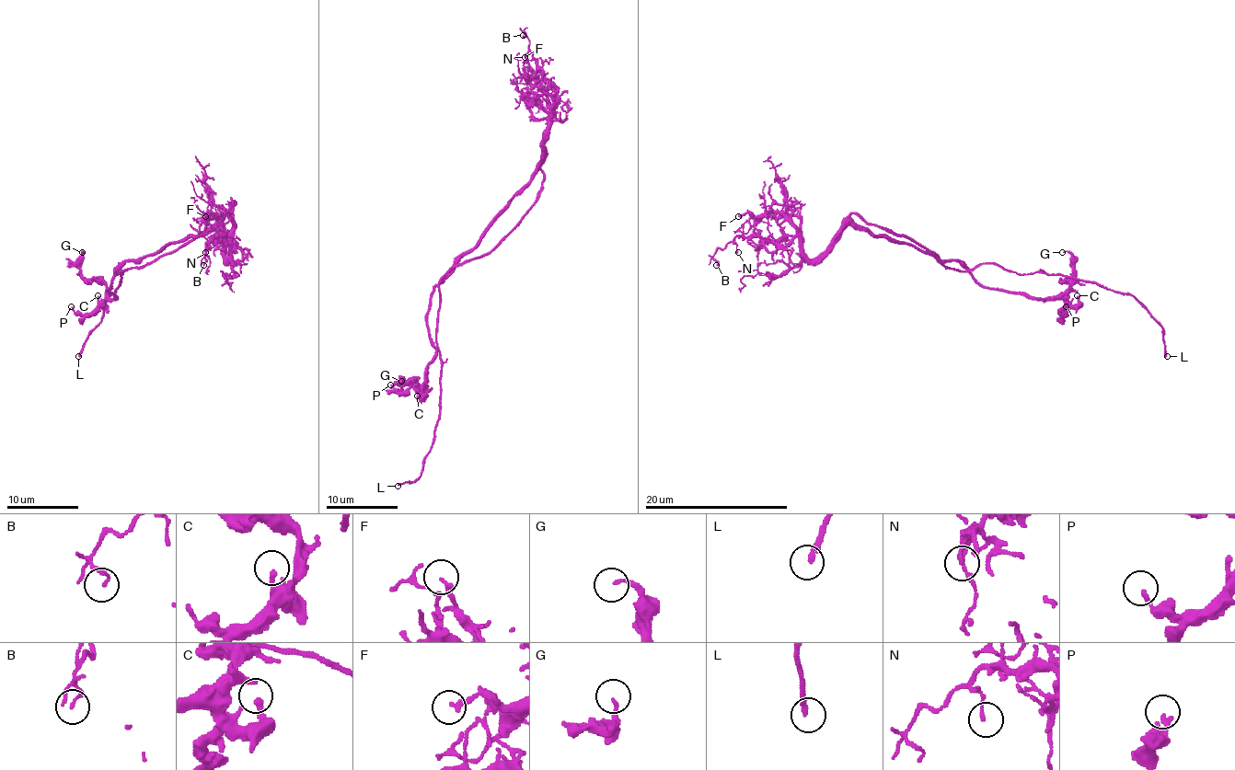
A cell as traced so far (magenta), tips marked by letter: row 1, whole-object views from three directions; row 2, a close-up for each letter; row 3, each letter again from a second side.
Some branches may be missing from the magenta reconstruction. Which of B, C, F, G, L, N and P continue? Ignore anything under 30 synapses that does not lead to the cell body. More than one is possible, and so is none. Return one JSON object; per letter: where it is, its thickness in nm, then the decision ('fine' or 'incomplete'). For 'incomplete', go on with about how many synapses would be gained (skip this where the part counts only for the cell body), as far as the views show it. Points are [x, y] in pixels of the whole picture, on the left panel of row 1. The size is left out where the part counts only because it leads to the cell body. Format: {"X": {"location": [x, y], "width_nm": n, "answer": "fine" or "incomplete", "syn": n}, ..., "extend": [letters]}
{"B": {"location": [203, 265], "width_nm": 130, "answer": "fine"}, "C": {"location": [98, 295], "width_nm": 220, "answer": "fine"}, "F": {"location": [205, 216], "width_nm": 220, "answer": "fine"}, "G": {"location": [82, 252], "width_nm": 150, "answer": "fine"}, "L": {"location": [78, 356], "width_nm": 150, "answer": "incomplete"}, "N": {"location": [205, 252], "width_nm": 120, "answer": "fine"}, "P": {"location": [71, 306], "width_nm": 180, "answer": "fine"}, "extend": ["L"]}

